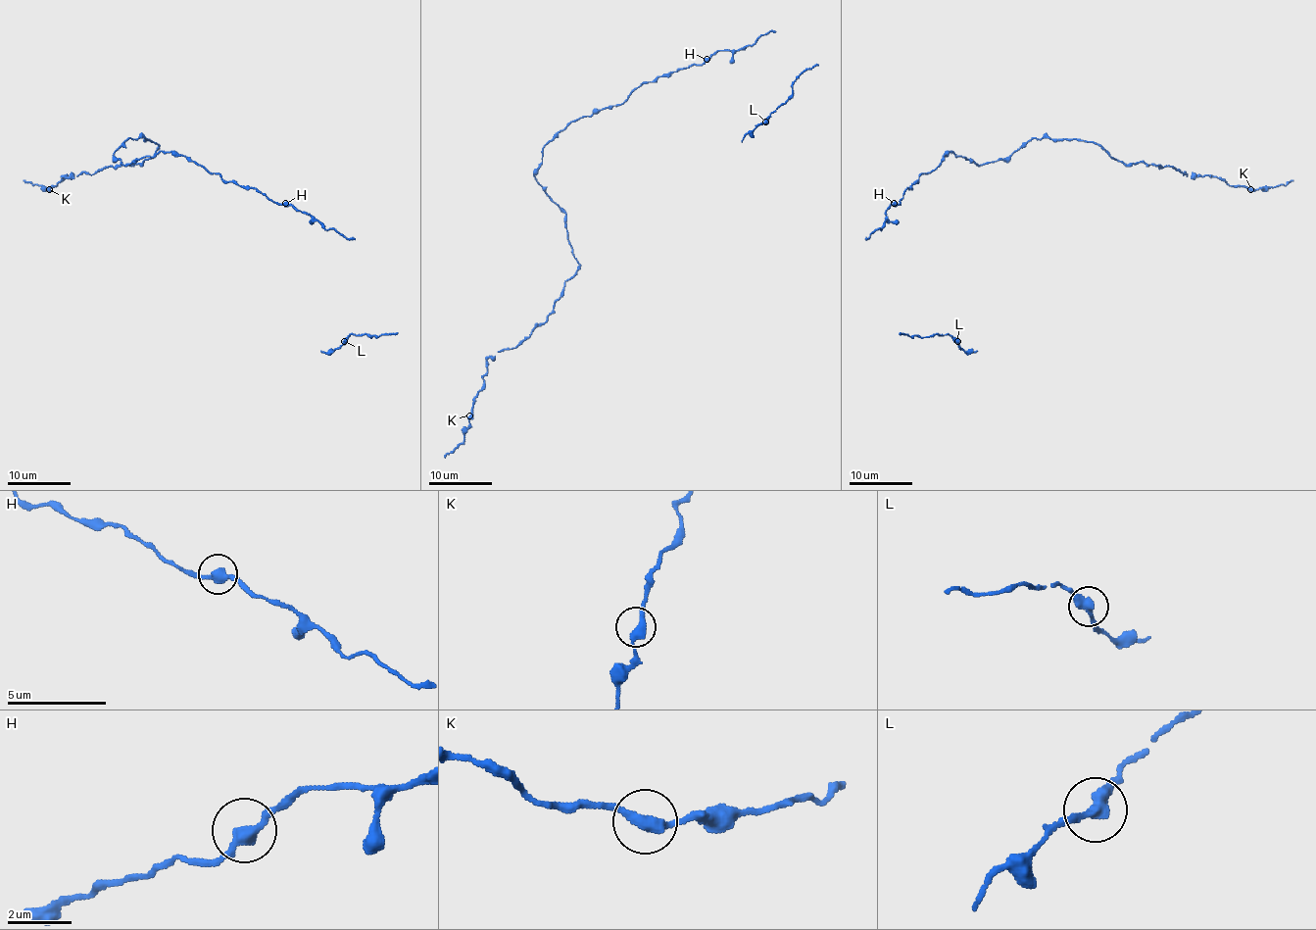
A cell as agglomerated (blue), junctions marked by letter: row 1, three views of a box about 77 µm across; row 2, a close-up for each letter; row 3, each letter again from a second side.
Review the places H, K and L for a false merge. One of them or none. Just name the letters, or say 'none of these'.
none of these

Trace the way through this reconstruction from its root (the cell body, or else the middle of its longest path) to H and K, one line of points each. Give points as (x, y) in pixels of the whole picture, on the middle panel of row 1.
H: (577, 119), (618, 106), (642, 83), (700, 65), (706, 59)
K: (577, 119), (542, 148), (534, 178), (566, 215), (578, 269), (546, 320), (487, 360), (469, 416)

